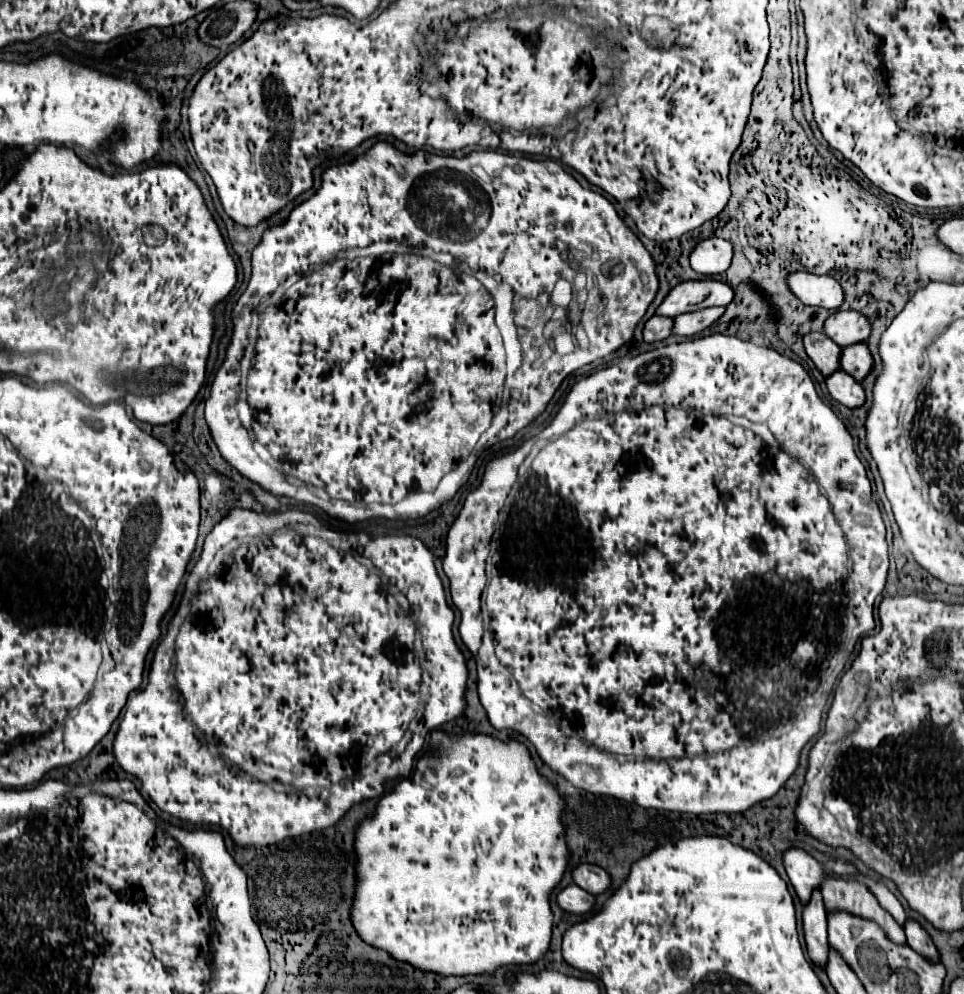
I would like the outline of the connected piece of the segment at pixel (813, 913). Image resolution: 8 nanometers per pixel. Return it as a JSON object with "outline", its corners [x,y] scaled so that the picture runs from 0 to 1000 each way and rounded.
{"outline":[[[845,893],[839,909],[833,915],[833,938],[839,962],[843,970],[856,970],[858,968],[858,915],[854,913],[852,895]]]}

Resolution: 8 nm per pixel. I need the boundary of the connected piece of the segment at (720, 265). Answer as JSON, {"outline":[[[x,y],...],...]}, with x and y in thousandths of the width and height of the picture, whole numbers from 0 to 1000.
{"outline":[[[735,239],[721,247],[717,254],[717,270],[729,278],[744,278],[750,276],[760,258],[760,247],[748,239]]]}

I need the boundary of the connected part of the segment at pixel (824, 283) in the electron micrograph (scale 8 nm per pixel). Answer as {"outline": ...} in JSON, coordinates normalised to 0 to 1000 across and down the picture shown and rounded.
{"outline":[[[835,272],[818,274],[814,278],[816,290],[837,308],[854,308],[868,312],[874,304],[874,292],[862,278],[848,278]]]}

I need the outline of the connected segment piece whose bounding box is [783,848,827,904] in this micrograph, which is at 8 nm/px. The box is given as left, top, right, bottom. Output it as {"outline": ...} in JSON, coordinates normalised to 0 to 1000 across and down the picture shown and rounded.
{"outline":[[[818,853],[812,859],[812,869],[827,901],[833,909],[837,909],[843,893],[852,891],[852,885],[858,879],[856,871],[852,871],[843,861],[839,861],[831,853]]]}

